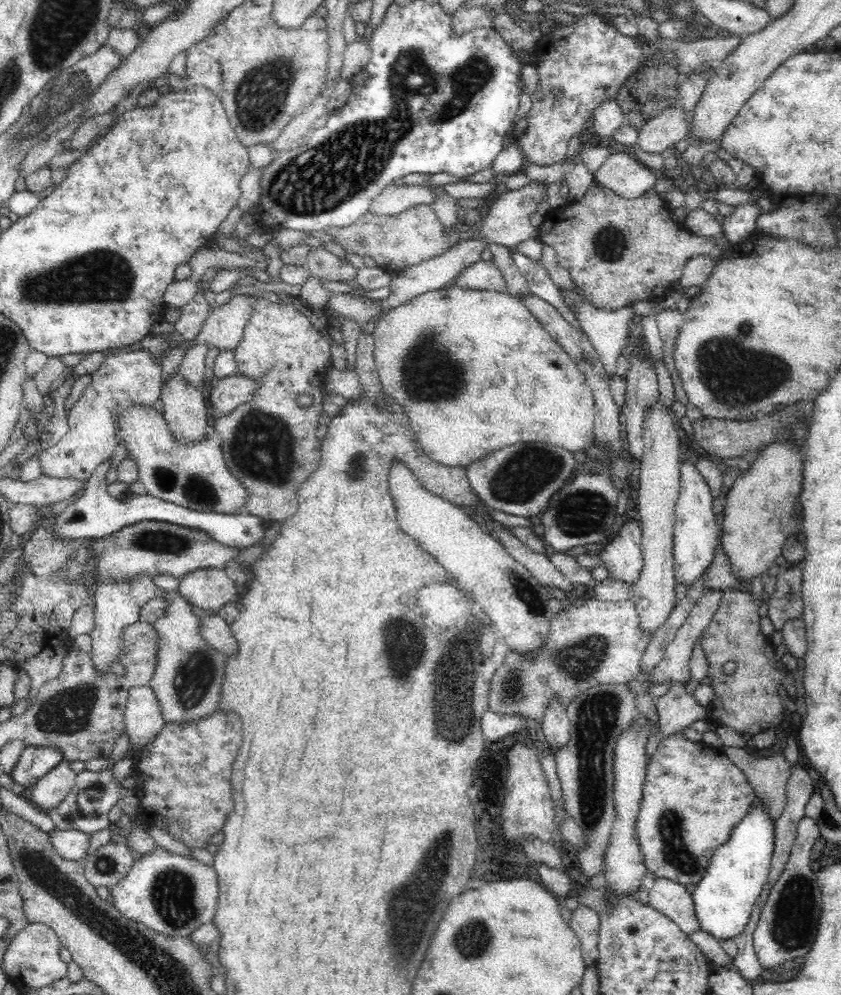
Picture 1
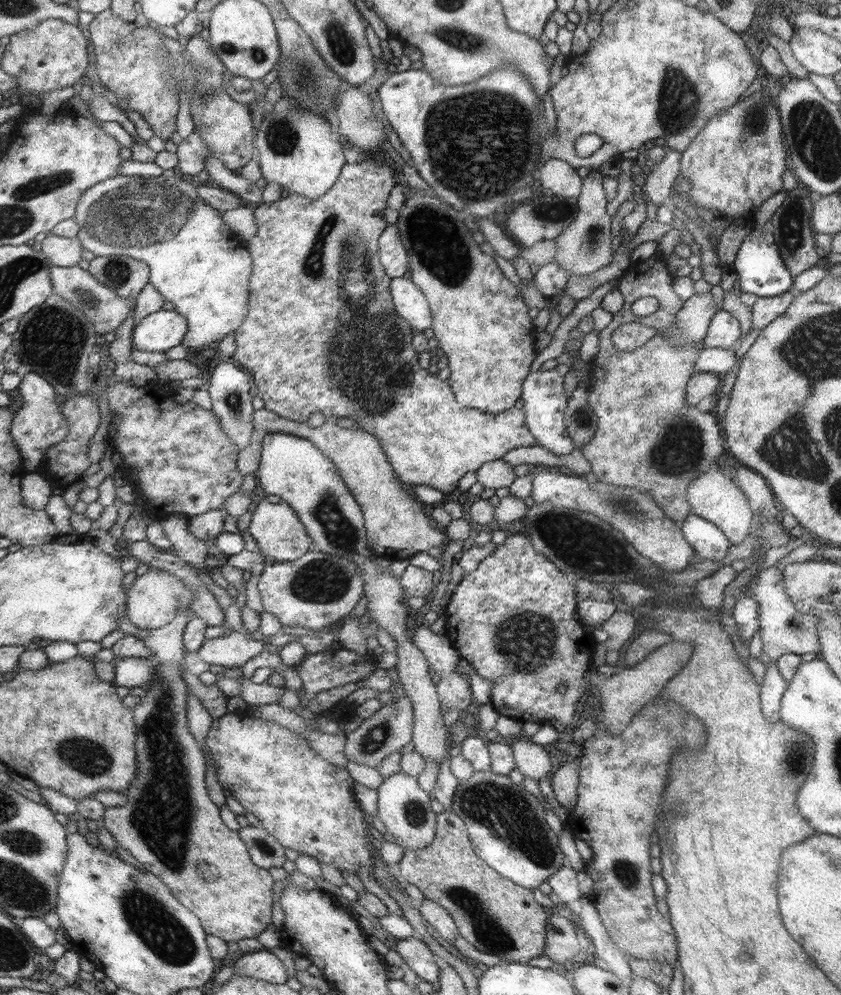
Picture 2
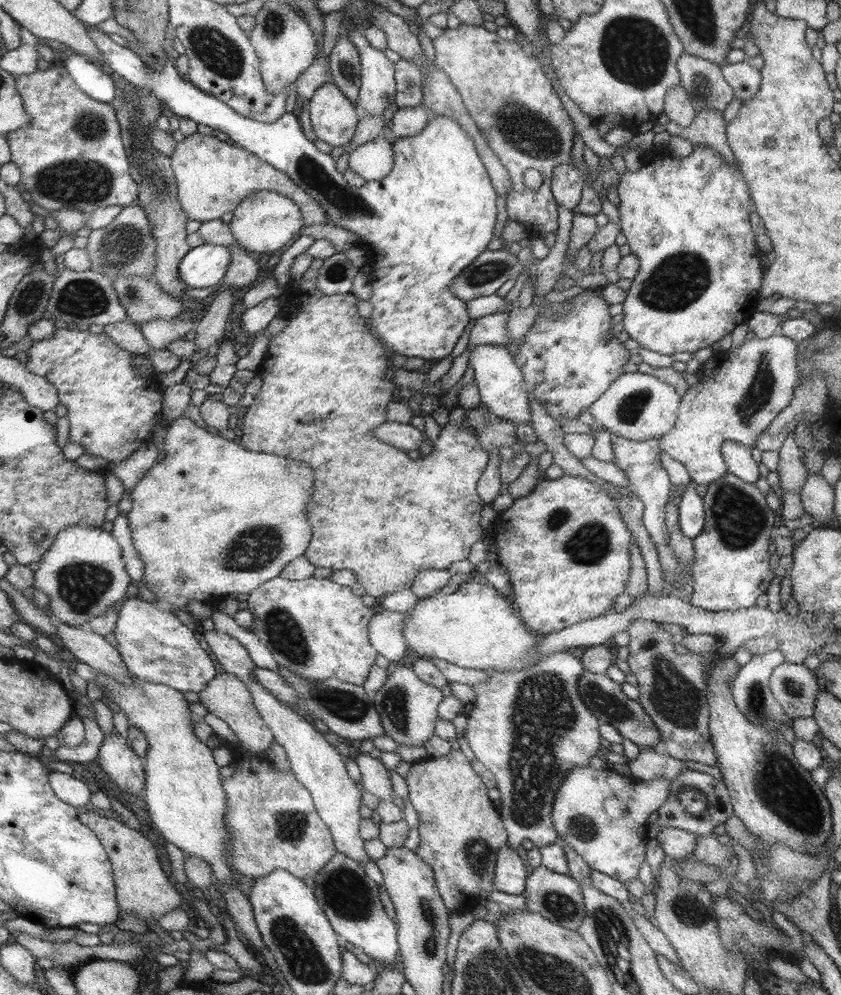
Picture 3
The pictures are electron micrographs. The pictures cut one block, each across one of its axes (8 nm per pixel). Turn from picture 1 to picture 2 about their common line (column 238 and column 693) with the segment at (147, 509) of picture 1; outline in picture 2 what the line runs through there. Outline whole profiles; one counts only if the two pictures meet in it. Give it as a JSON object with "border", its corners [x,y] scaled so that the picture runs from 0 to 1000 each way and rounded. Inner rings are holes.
{"border":[[[820,516],[811,529],[812,538],[835,563],[859,564],[869,545],[850,528]]]}

